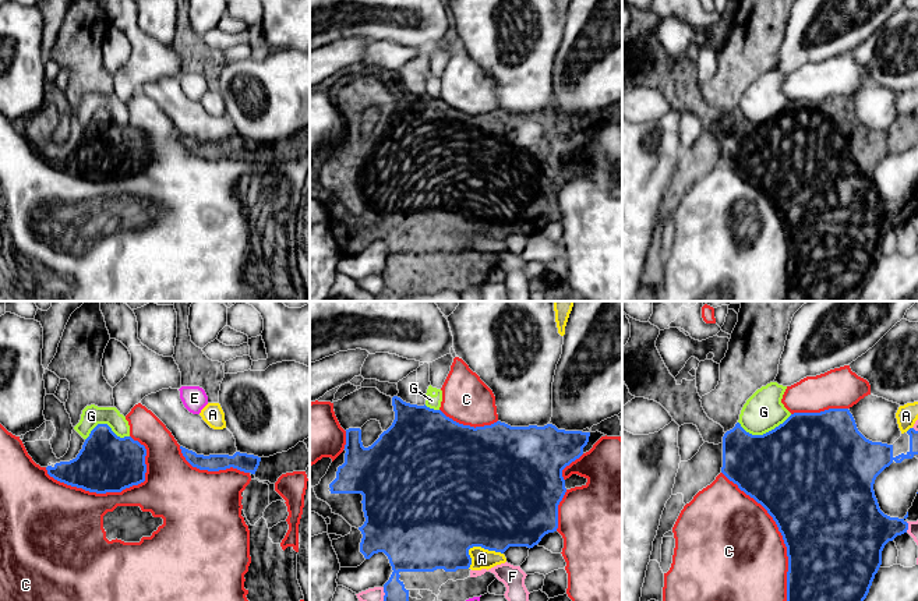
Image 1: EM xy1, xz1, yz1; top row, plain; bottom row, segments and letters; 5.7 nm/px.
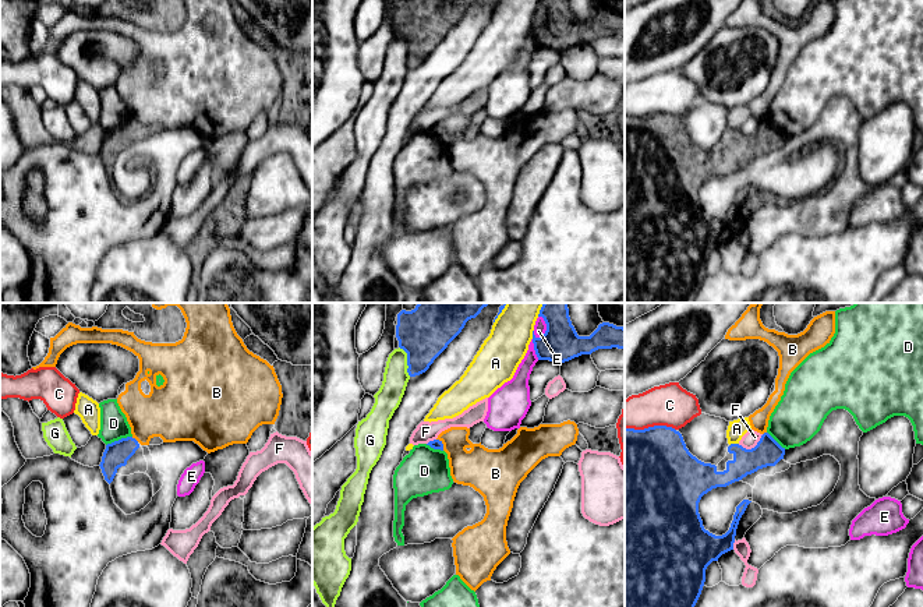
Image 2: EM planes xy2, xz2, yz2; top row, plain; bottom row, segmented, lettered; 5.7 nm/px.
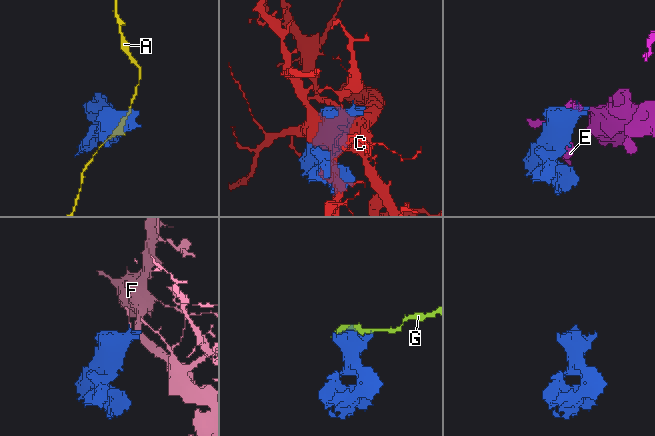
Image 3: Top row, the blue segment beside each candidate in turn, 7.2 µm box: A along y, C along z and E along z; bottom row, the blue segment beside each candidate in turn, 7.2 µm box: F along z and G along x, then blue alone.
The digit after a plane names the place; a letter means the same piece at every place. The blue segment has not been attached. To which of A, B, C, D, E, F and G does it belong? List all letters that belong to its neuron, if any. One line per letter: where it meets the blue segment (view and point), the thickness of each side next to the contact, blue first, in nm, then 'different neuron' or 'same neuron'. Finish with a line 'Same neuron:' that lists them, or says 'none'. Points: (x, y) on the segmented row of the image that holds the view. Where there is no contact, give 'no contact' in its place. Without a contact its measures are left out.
A: contact xz1 (476, 545); calibres 500 and 120 nm; different neuron
B: contact xz2 (442, 444); calibres 60 and 240 nm; different neuron
C: contact xy1 (108, 491); calibres 340 and 340 nm; different neuron
D: contact xy2 (119, 440); calibres 140 and 160 nm; different neuron
E: contact xz2 (547, 328); calibres 220 and 70 nm; different neuron
F: contact yz2 (752, 448); calibres 160 and 90 nm; different neuron
G: contact yz1 (766, 432); calibres 500 and 220 nm; different neuron
Same neuron: none

